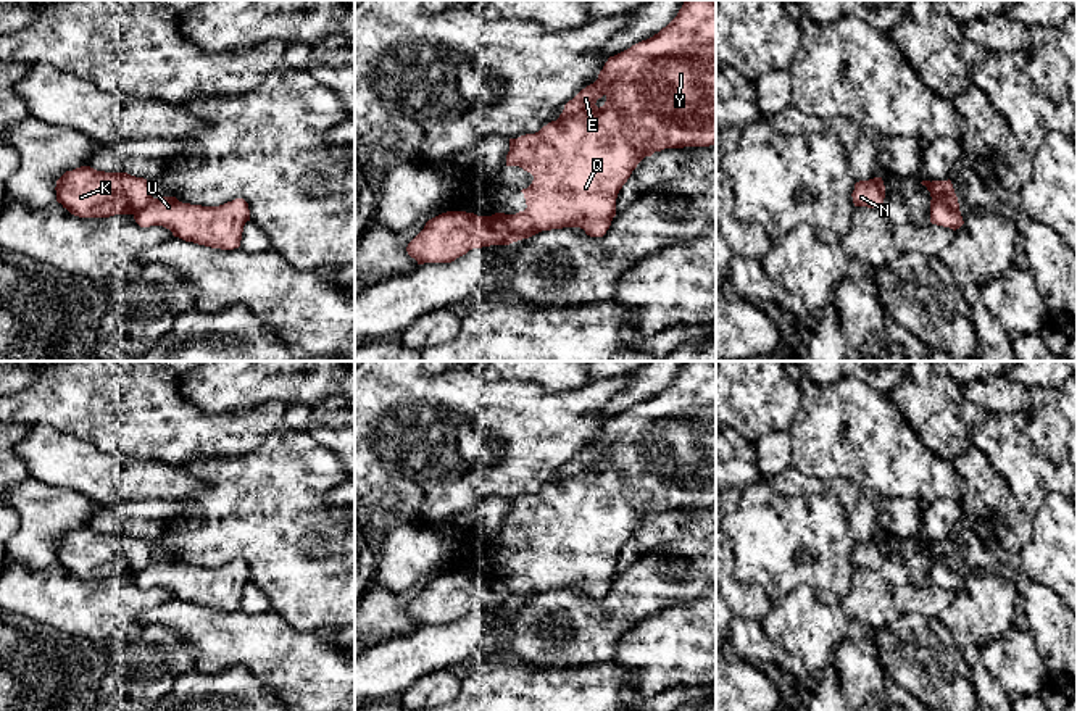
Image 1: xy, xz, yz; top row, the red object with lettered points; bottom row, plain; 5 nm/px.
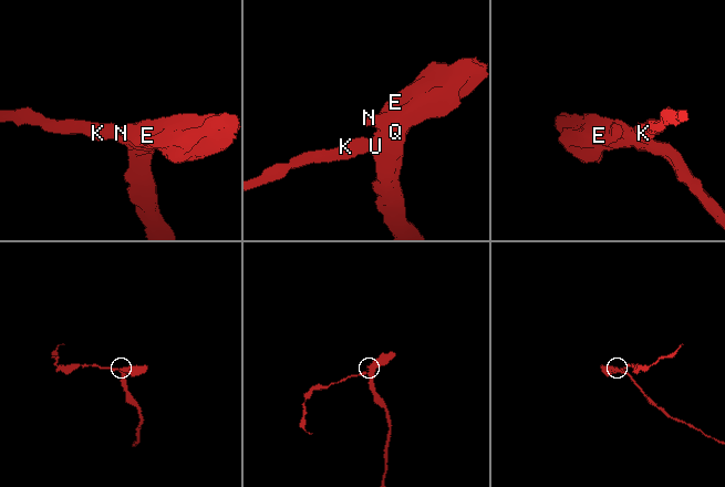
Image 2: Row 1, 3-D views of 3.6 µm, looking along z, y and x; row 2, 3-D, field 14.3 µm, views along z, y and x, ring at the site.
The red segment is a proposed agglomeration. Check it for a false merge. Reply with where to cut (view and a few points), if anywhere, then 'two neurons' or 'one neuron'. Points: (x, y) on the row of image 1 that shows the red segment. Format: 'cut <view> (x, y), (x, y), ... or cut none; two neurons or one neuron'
cut xz (497, 213), (513, 241); two neurons

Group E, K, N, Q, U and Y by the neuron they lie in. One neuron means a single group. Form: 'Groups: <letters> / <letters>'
Groups: E N Q U Y / K

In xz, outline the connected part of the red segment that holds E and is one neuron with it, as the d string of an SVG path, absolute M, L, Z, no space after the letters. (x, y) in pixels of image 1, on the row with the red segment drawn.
M685 0L677 16L653 37L642 40L630 48L609 56L598 79L582 89L572 100L564 105L563 113L556 121L548 123L535 134L526 134L518 139L509 139L509 152L506 155L506 166L519 166L534 176L532 184L522 189L527 208L516 214L498 213L503 224L509 229L513 242L529 239L542 231L580 227L590 237L603 237L616 216L616 198L622 185L630 177L637 164L655 152L664 148L684 147L709 147L716 145L716 0Z

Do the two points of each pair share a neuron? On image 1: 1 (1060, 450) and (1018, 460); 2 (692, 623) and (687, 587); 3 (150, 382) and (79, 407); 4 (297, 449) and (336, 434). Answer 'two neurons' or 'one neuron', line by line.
1: two neurons
2: two neurons
3: one neuron
4: two neurons

